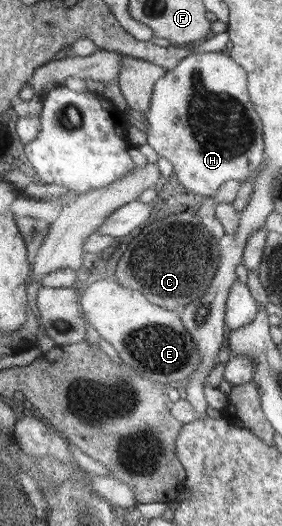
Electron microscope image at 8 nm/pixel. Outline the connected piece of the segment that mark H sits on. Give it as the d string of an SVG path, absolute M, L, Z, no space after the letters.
M208 50L207 52L191 53L185 58L182 58L171 70L168 70L163 77L161 77L152 90L151 102L145 112L147 122L146 127L146 141L156 154L161 158L165 158L167 162L171 163L172 180L173 183L181 184L186 192L199 194L199 196L211 197L218 192L218 189L228 181L245 181L253 178L261 169L264 163L264 133L263 123L260 121L259 115L255 112L253 105L249 102L248 92L245 88L246 72L244 67L238 63L233 62L231 57L223 56L223 52Z

